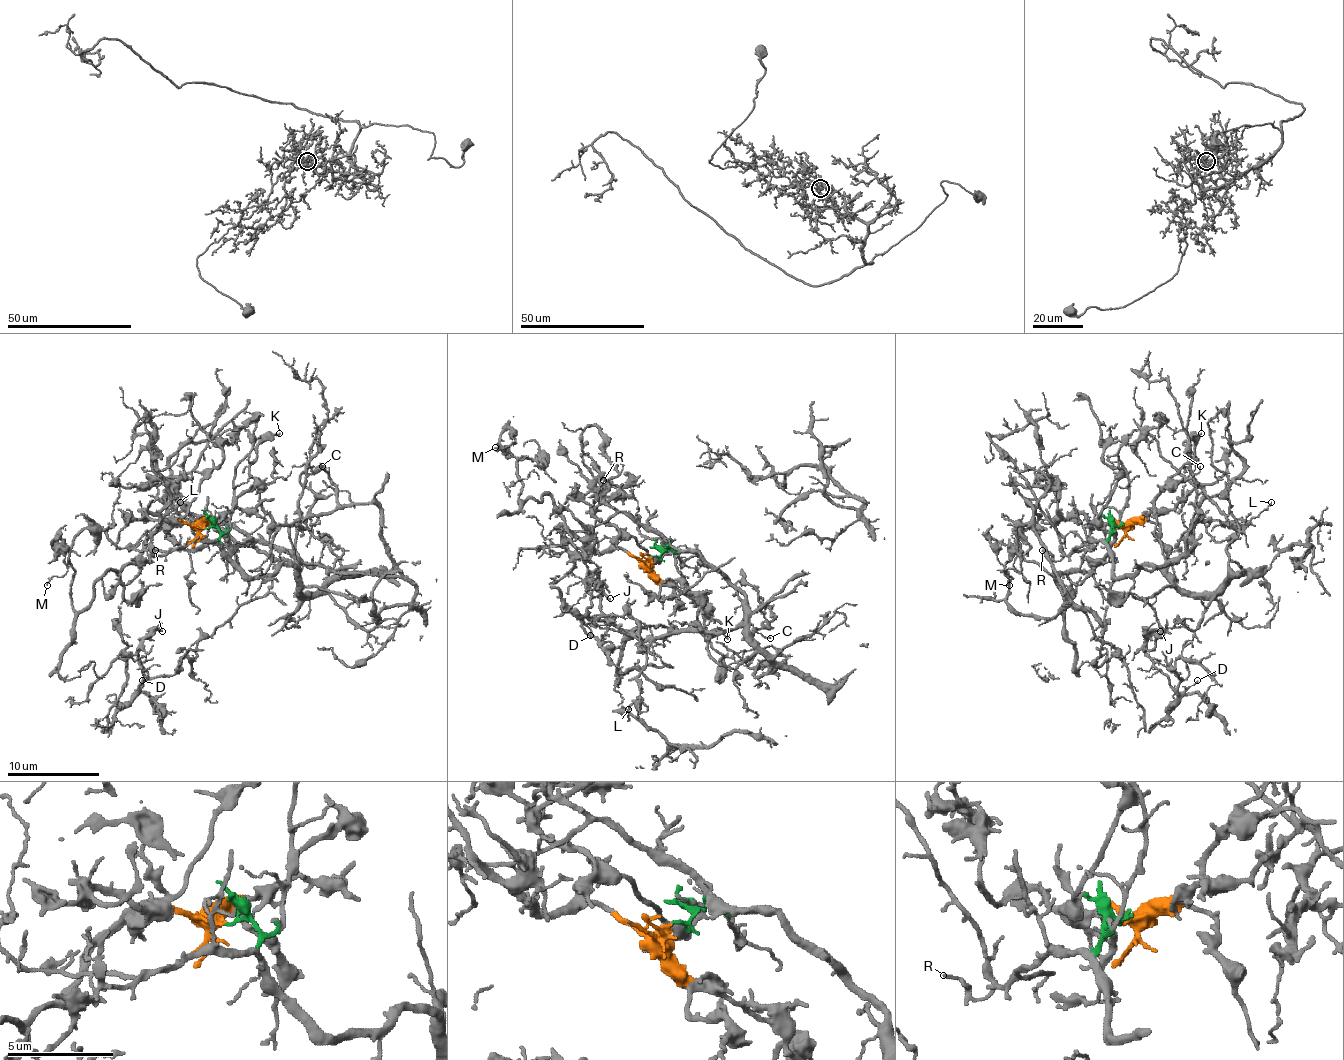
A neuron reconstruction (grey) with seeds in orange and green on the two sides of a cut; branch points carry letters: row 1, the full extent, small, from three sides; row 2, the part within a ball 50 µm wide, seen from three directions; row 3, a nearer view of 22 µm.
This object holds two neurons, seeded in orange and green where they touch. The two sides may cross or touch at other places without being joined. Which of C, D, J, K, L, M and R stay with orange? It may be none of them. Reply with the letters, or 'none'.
D, J, K, M

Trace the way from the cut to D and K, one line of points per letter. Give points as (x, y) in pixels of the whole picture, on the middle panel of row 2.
D: (652, 555), (597, 553), (569, 530), (573, 567), (555, 585), (590, 636)
K: (652, 555), (652, 569), (703, 606), (698, 613), (700, 627), (705, 631), (721, 631), (728, 638)

